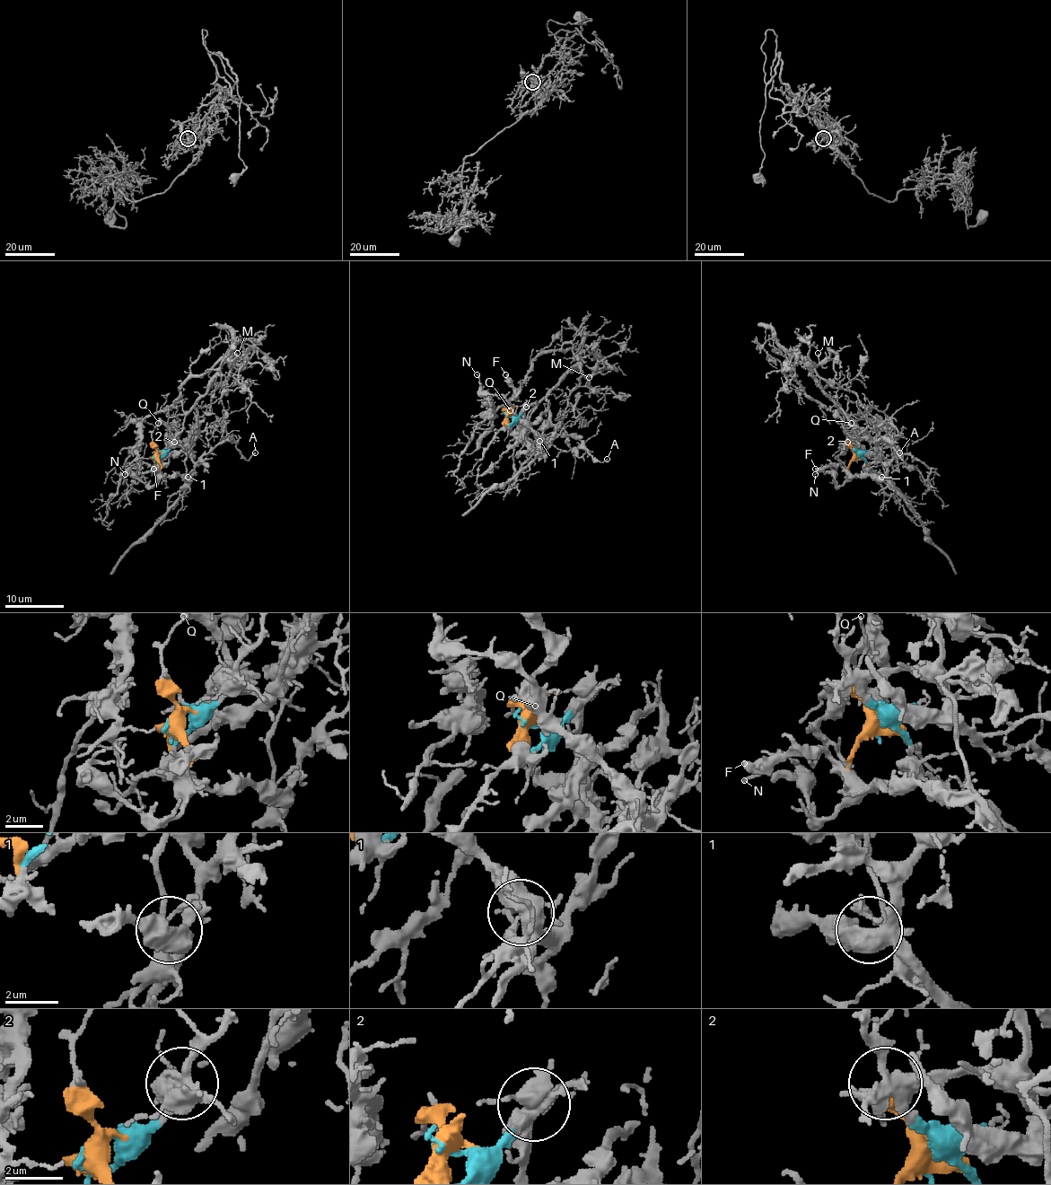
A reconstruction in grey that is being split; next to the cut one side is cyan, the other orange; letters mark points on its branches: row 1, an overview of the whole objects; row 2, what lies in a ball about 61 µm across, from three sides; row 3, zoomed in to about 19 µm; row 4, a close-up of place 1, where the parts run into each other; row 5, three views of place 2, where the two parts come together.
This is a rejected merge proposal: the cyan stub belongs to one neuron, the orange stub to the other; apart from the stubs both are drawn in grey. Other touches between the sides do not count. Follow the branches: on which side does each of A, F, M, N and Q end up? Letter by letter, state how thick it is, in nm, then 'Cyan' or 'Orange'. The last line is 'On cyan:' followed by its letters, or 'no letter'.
A: Thickness 130 nm. Orange
F: Thickness 340 nm. Orange
M: Thickness 140 nm. Cyan
N: Thickness 160 nm. Orange
Q: Thickness 100 nm. Orange
On cyan: M

